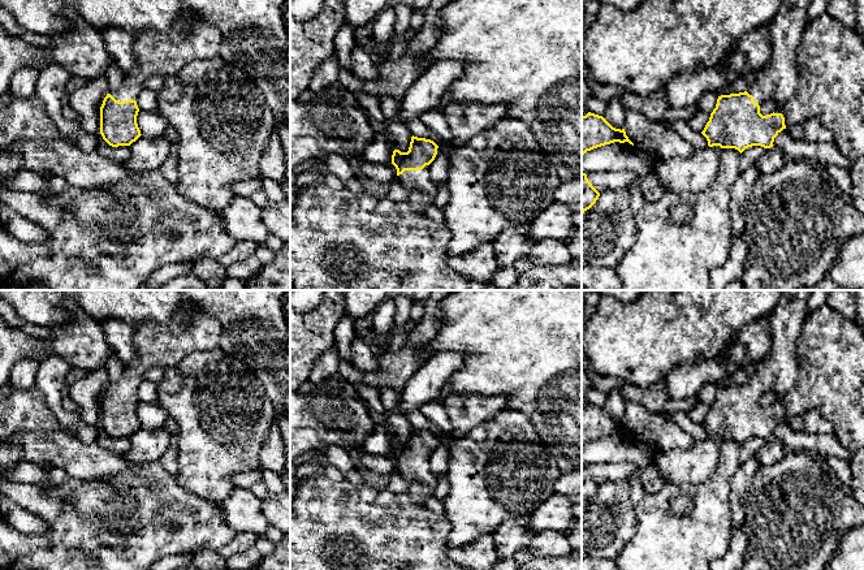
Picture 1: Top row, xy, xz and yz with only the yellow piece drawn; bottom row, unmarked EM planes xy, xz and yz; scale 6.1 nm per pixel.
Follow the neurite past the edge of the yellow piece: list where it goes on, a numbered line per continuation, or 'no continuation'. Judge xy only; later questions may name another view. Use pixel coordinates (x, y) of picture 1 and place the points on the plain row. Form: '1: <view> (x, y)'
1: xy (163, 346)

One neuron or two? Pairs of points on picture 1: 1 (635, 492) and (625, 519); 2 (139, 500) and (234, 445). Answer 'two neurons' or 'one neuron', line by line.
1: one neuron
2: two neurons

